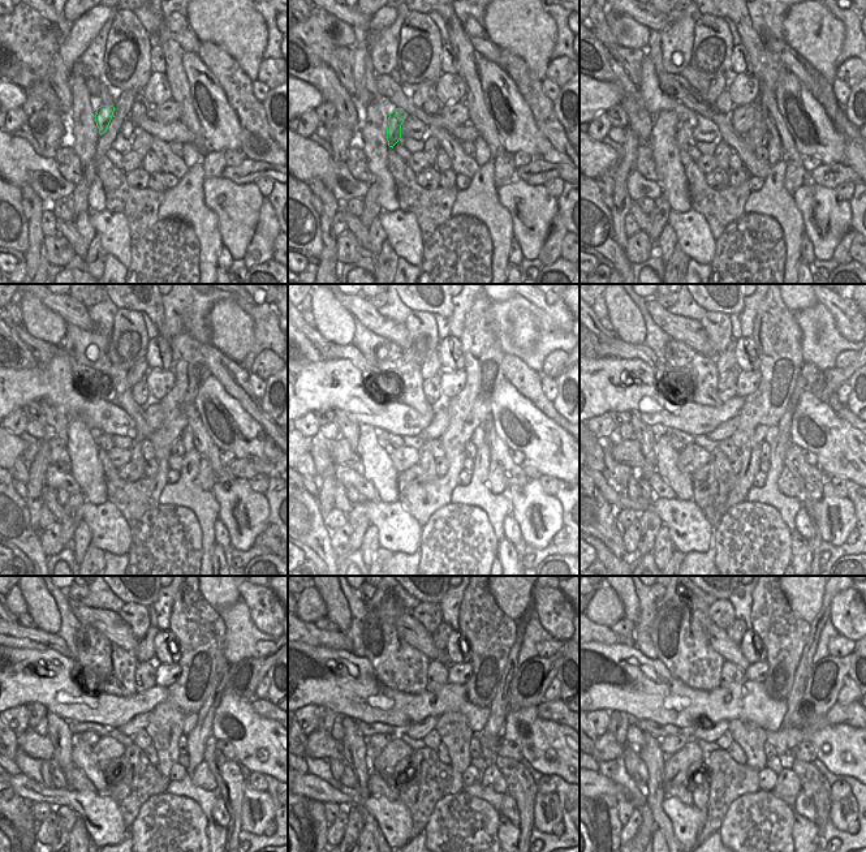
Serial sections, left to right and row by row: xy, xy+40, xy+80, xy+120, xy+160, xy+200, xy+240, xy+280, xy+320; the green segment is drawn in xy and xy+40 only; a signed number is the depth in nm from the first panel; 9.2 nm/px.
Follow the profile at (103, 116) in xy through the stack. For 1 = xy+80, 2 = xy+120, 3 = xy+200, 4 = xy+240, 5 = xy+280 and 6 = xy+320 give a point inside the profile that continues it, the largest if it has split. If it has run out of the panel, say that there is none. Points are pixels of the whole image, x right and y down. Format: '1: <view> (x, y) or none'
1: xy+80 (684, 136)
2: xy+120 (95, 433)
3: xy+200 (673, 440)
4: xy+240 (89, 738)
5: xy+280 (377, 743)
6: xy+320 (670, 744)

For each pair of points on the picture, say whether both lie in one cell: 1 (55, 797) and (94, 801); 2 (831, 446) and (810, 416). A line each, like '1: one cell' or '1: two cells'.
1: one cell
2: one cell

